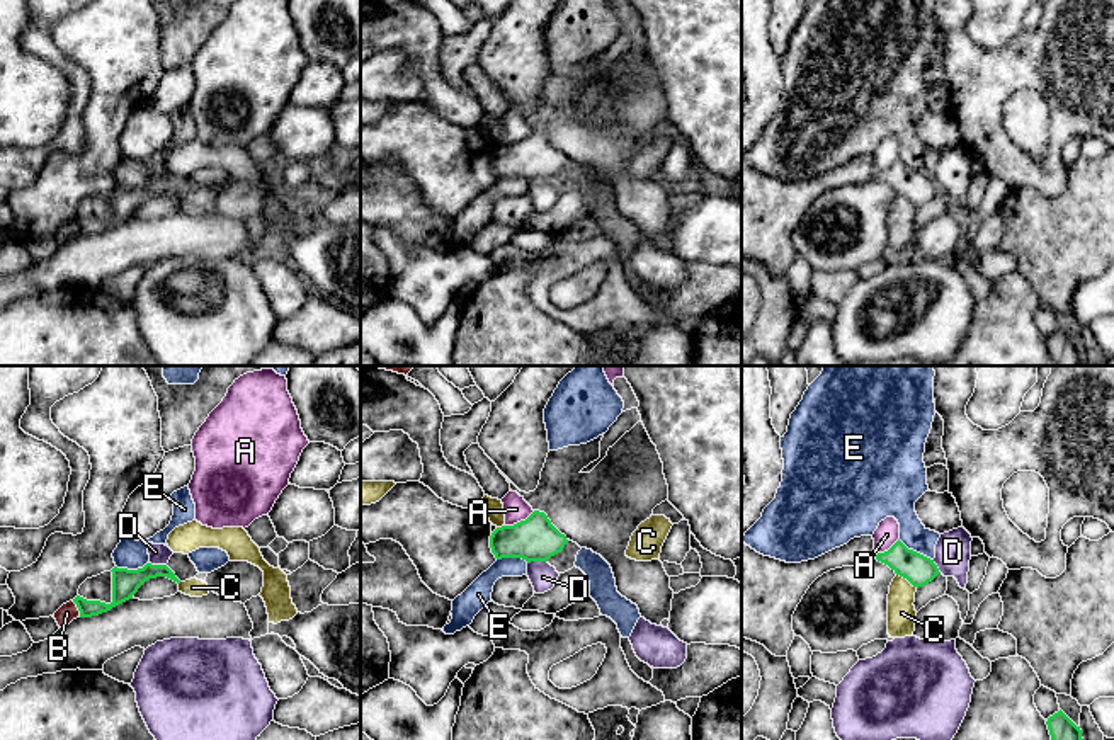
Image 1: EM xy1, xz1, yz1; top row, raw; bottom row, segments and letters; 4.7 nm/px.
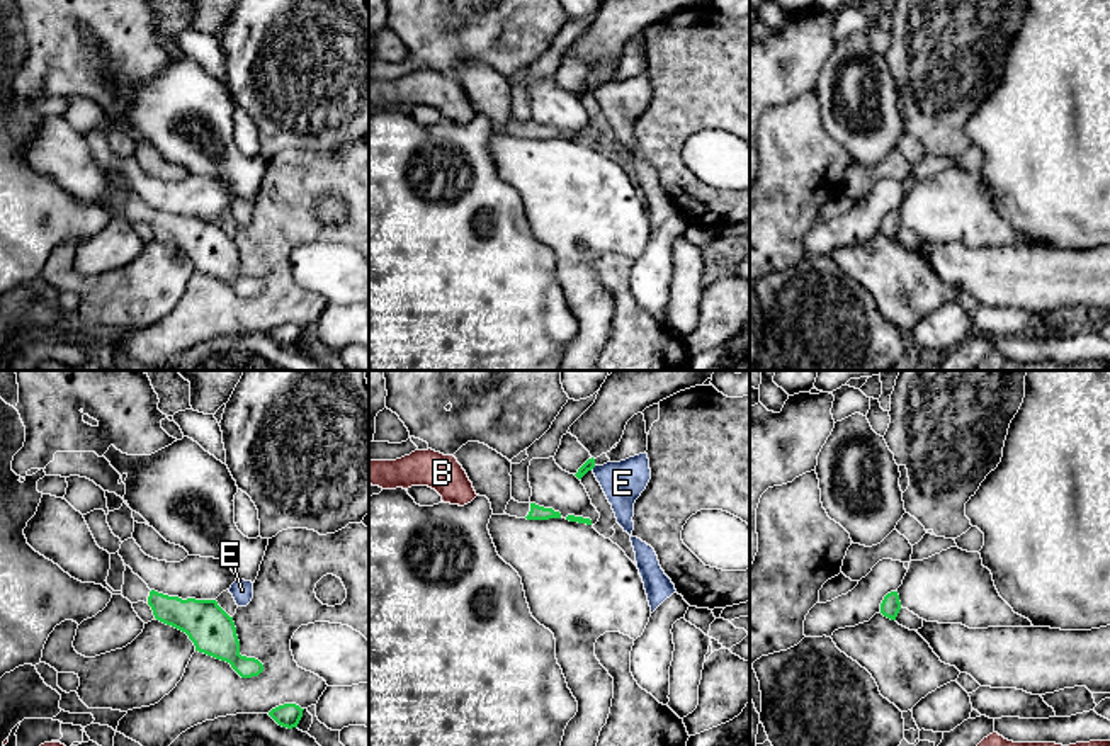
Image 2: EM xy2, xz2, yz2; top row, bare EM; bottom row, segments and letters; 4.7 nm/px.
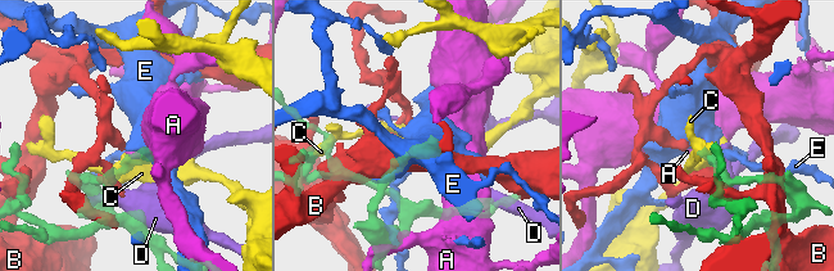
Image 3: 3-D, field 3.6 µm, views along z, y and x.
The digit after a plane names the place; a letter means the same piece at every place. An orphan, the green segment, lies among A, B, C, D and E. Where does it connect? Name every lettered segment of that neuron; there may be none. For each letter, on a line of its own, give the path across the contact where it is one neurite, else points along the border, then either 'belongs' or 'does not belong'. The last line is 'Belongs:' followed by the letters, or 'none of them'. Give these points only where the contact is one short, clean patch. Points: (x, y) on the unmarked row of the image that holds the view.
A: along xz1 (534, 130), (524, 138), (505, 145) | does not belong
B: does not belong
C: along yz1 (897, 193), (917, 206) | does not belong
D: along xz1 (546, 179), (531, 179), (528, 182) | does not belong
E: along yz1 (898, 159), (932, 179) | does not belong
Belongs: none of them

